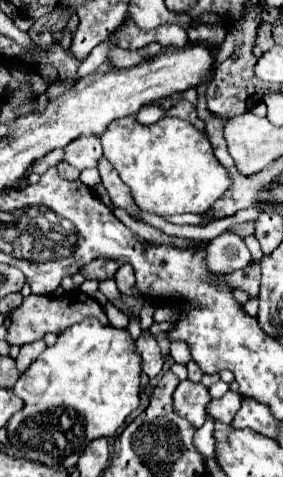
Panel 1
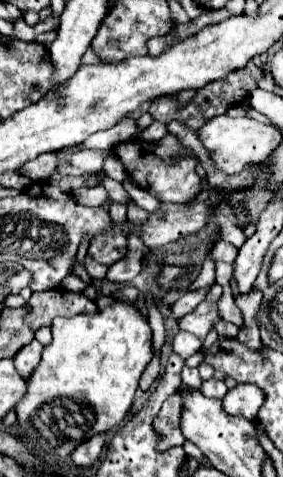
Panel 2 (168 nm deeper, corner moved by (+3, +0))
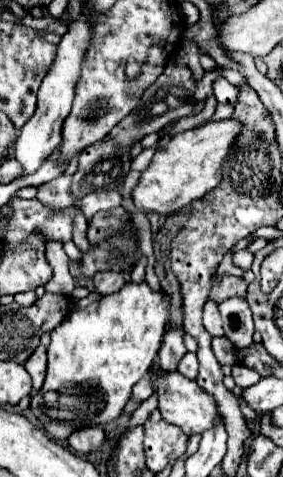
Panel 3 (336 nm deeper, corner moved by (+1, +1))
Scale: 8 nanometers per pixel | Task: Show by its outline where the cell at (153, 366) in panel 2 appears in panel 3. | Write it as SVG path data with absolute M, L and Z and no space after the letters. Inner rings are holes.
M144 377L144 379L140 379L140 381L134 385L134 389L132 389L132 397L130 397L130 399L142 403L142 401L146 401L150 395L152 395L152 387L150 387L148 377Z

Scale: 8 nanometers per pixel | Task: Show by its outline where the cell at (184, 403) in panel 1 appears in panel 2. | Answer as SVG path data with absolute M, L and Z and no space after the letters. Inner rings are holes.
M182 392L172 394L162 404L162 410L154 420L154 428L164 436L160 450L166 450L168 446L182 446L186 442L186 438L184 438L184 434L180 430L182 404L184 404L184 394Z

